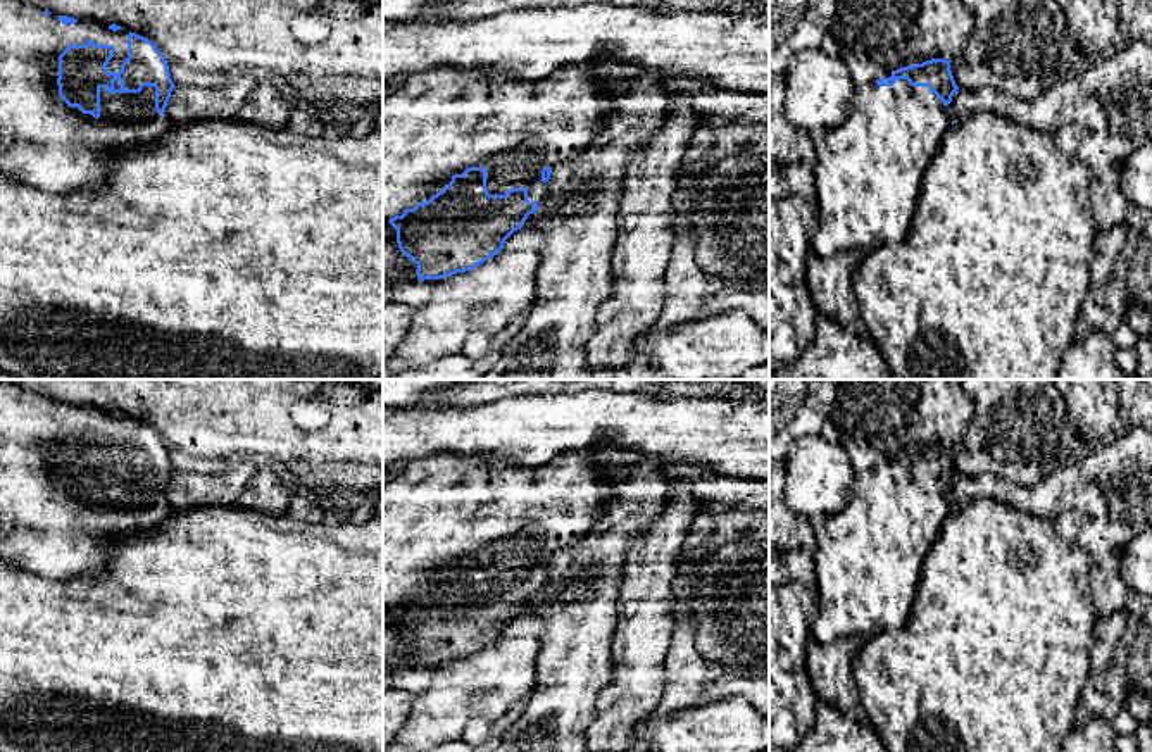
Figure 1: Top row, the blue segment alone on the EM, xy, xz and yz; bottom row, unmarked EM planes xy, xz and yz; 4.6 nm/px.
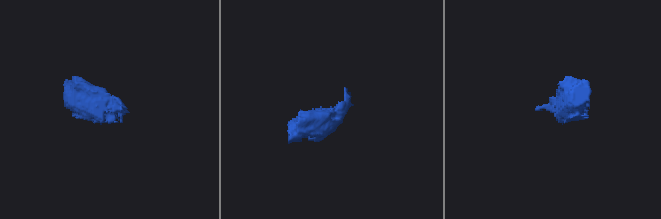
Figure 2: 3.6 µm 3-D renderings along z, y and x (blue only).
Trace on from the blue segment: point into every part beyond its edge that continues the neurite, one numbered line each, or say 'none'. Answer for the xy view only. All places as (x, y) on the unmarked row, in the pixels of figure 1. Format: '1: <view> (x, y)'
1: xy (52, 533)

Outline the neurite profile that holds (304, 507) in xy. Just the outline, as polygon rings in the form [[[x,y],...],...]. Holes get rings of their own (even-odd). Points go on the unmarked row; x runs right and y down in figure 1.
[[[295,488],[286,511],[293,519],[317,524],[328,517],[326,509],[312,495]]]

